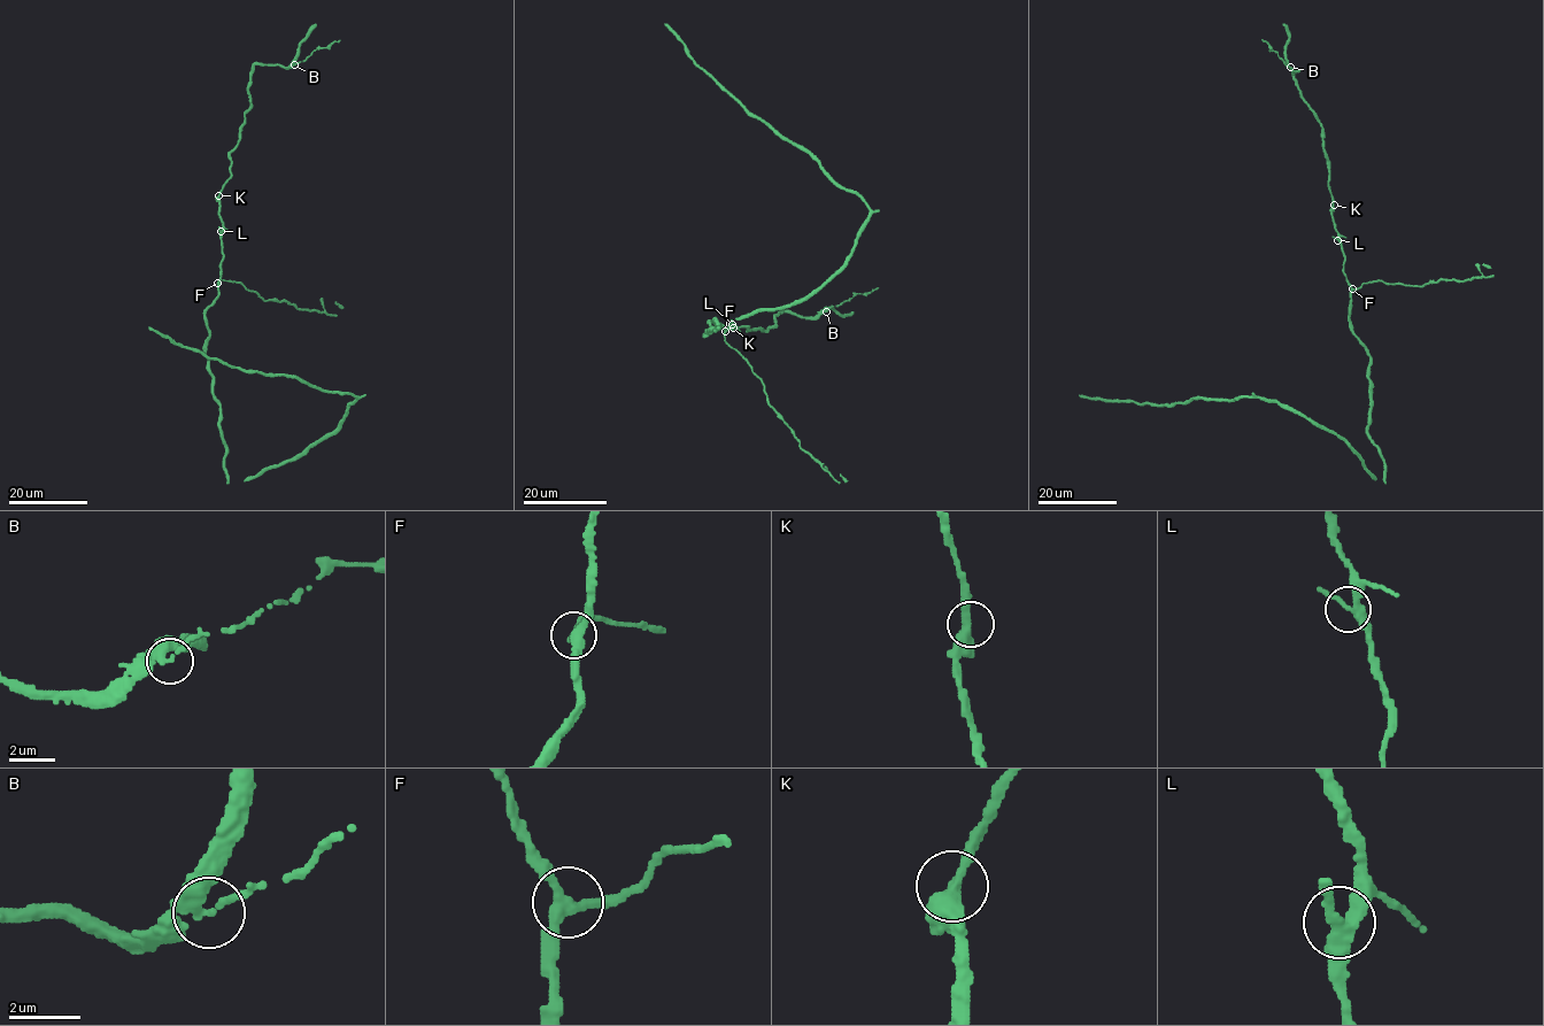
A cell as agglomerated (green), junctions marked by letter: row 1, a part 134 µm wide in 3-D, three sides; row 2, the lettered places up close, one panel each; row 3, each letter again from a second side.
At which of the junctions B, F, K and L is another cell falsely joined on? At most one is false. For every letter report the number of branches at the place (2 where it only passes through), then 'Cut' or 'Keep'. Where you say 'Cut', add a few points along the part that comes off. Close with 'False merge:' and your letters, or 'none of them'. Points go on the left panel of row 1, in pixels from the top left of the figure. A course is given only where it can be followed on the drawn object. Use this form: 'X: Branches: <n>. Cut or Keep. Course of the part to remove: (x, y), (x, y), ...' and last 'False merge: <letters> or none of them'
B: Branches: 3. Cut. Course of the part to remove: (294, 64), (316, 49), (329, 47), (339, 40)
F: Branches: 3. Keep
K: Branches: 3. Keep
L: Branches: 3. Keep
False merge: B

